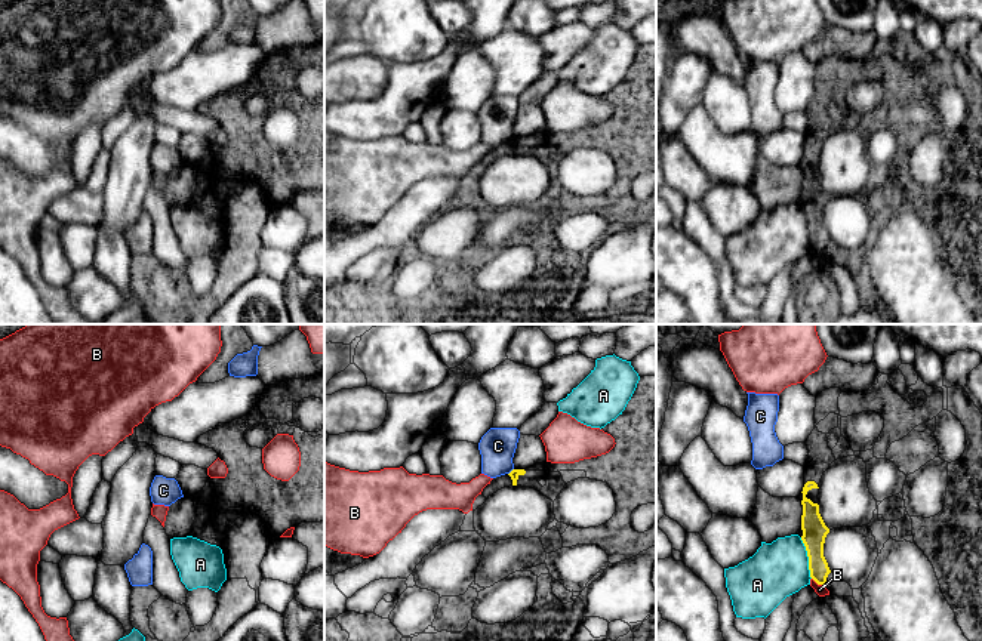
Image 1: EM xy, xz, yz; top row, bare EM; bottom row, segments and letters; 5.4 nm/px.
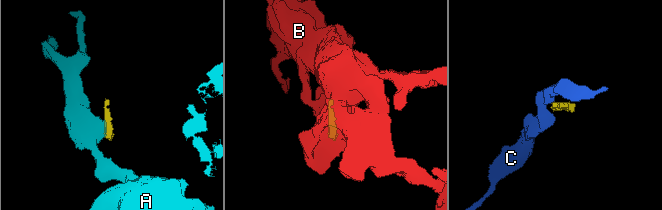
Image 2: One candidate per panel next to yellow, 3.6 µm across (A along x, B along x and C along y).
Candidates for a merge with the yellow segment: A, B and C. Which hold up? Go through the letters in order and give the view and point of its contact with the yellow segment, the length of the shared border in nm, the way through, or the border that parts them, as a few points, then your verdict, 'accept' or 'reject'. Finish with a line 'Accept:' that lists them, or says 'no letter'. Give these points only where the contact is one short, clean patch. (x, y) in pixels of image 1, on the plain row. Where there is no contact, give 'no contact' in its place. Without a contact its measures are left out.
A: yz (809, 227) | 240 nm | along yz (800, 206), (812, 246) | reject
B: yz (818, 252) | 90 nm | along yz (812, 246), (824, 255) | reject
C: xz (511, 139) | 50 nm | along xz (513, 136), (508, 142) | reject
Accept: no letter

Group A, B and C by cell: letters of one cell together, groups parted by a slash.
A / B / C

